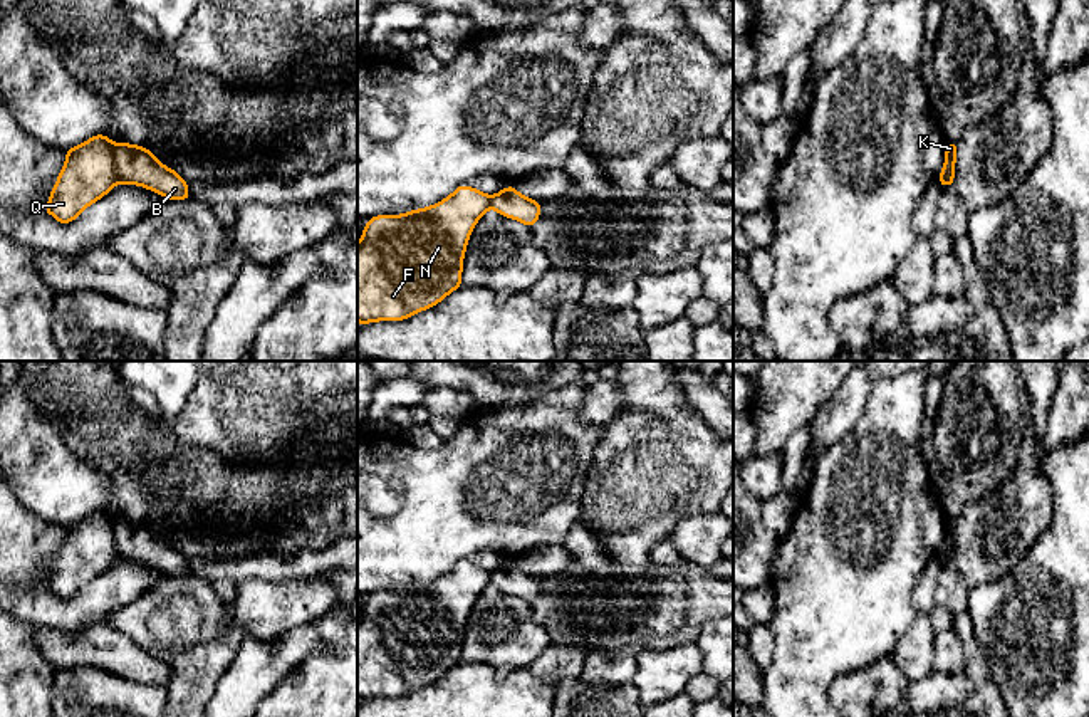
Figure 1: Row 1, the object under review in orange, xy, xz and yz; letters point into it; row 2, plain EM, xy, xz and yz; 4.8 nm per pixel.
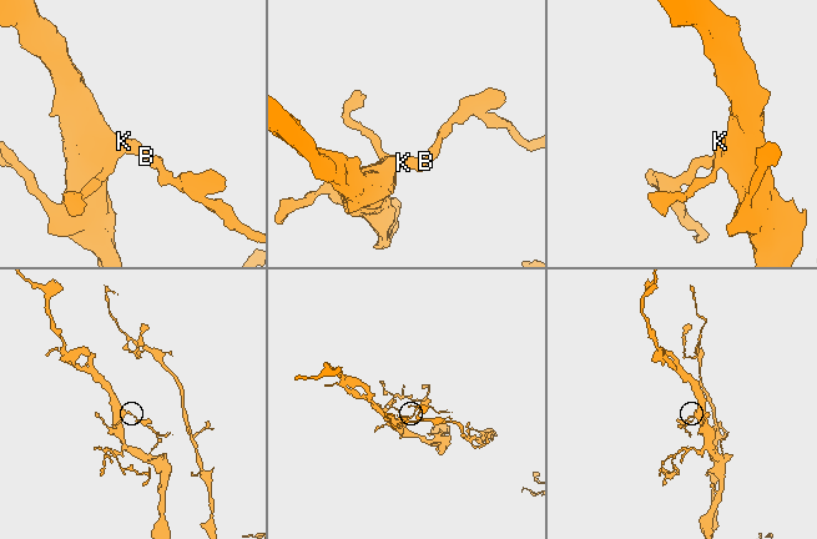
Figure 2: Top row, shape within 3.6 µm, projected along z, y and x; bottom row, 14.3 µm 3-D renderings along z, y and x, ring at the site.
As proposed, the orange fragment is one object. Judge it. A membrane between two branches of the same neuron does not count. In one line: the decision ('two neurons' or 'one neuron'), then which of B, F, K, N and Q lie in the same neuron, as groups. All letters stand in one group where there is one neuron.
two neurons; B K / F N Q

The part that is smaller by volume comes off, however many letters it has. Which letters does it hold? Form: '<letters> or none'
B, K

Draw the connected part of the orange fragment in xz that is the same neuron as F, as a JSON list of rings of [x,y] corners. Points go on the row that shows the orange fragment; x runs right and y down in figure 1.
[[[460,185],[441,201],[399,215],[374,215],[357,242],[357,322],[403,321],[461,287],[463,259],[490,195]]]

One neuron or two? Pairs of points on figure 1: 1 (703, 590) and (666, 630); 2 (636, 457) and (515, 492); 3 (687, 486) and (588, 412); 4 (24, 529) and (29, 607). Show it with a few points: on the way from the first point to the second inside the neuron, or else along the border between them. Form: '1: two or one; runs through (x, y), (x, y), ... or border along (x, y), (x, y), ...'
1: one; runs through (693, 600), (673, 620)
2: two; border along (604, 434), (604, 439), (593, 454), (579, 509)
3: two; border along (621, 387), (623, 410), (606, 425)
4: two; border along (42, 586), (17, 590)

